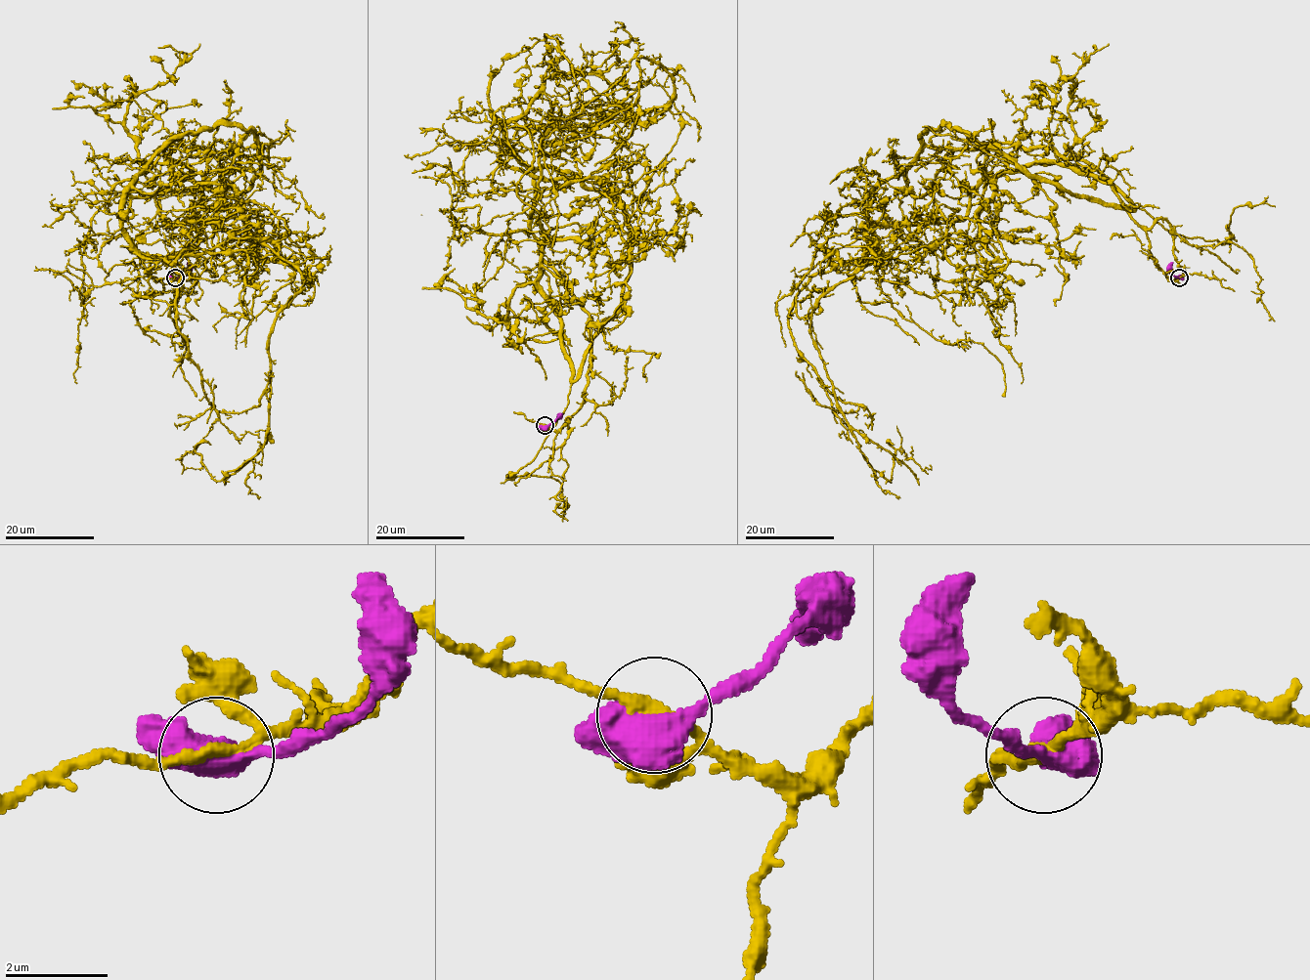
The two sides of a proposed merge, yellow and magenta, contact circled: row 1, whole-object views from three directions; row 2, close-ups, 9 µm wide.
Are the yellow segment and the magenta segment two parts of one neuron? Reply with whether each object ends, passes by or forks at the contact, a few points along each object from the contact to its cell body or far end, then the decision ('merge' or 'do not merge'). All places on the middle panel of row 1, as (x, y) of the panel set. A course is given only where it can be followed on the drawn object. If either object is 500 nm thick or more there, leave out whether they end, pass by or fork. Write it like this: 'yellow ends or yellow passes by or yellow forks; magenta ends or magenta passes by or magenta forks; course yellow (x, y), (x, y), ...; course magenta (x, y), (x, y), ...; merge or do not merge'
course yellow (545, 426), (590, 343), (524, 230), (542, 139), (662, 107), (662, 66), (553, 152), (574, 176); course magenta (545, 426), (556, 419); merge

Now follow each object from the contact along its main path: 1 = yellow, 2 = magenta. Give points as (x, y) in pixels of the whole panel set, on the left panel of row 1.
1: (174, 278), (220, 170), (168, 144), (163, 219), (302, 276), (261, 447), (220, 480), (181, 457), (203, 464)
2: (174, 278), (187, 274), (187, 263)

